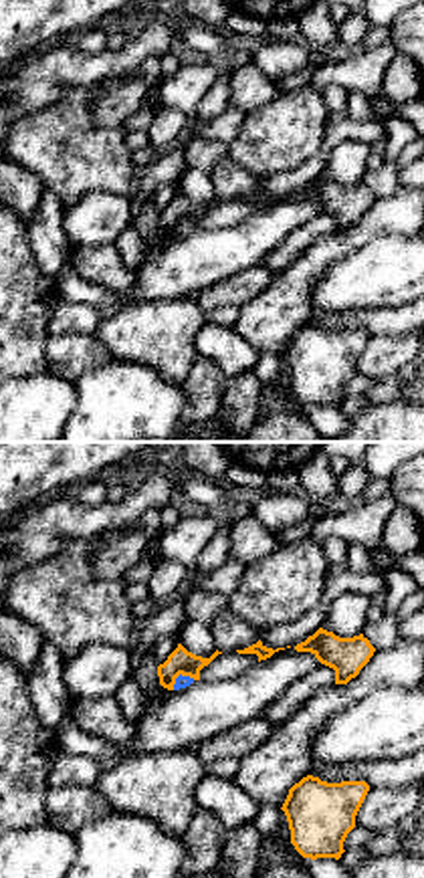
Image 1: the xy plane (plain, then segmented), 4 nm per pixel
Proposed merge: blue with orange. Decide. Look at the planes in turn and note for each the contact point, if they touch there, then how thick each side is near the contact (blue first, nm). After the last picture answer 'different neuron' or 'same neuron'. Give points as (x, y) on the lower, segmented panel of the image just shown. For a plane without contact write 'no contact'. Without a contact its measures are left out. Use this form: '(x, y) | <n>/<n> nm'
(180, 675) | 50/100 nm

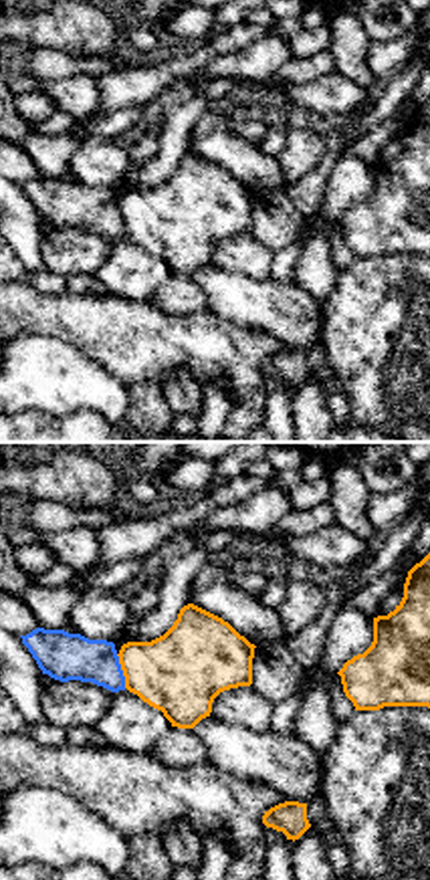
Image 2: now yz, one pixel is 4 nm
(122, 671) | 190/340 nm

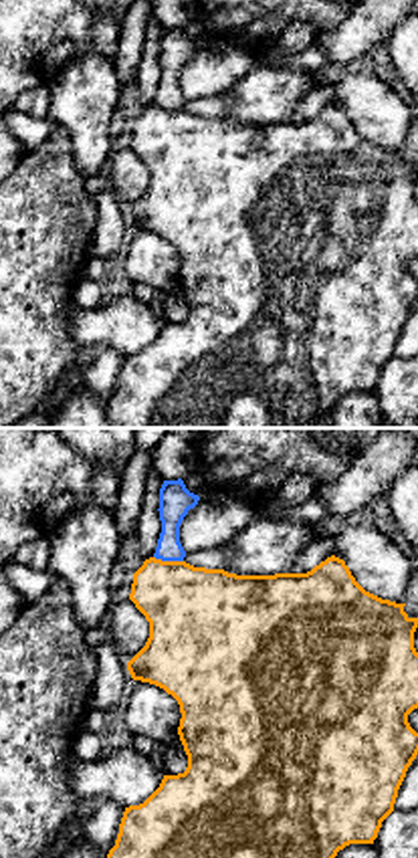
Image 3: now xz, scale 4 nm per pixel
(168, 560) | 130/380 nm

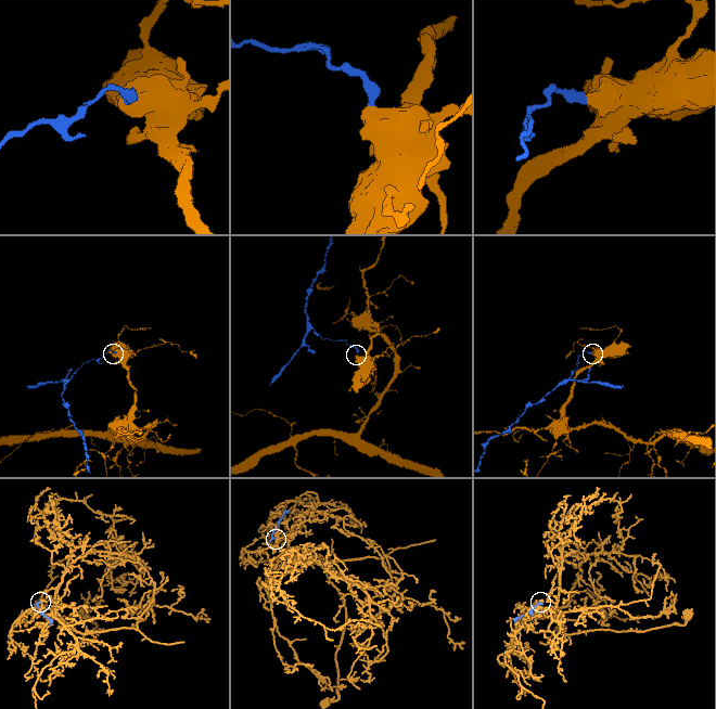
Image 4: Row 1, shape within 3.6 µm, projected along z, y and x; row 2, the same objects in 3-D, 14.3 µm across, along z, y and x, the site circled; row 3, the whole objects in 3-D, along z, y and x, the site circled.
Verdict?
different neuron

